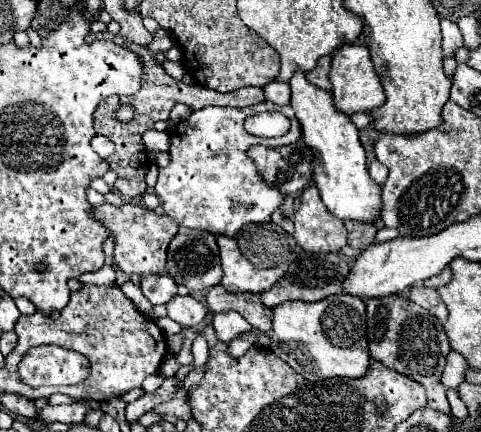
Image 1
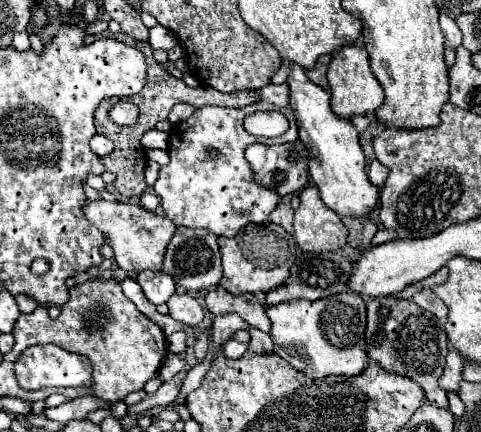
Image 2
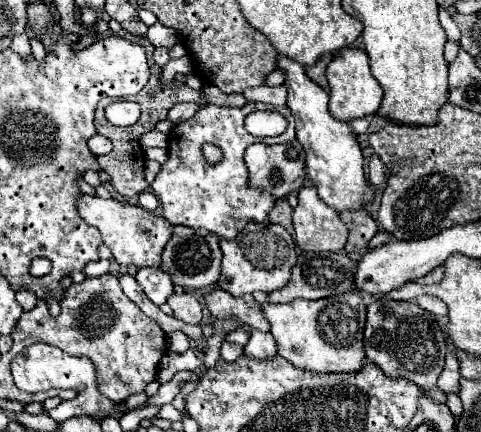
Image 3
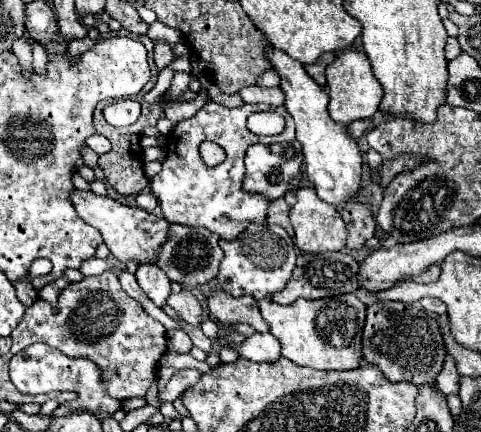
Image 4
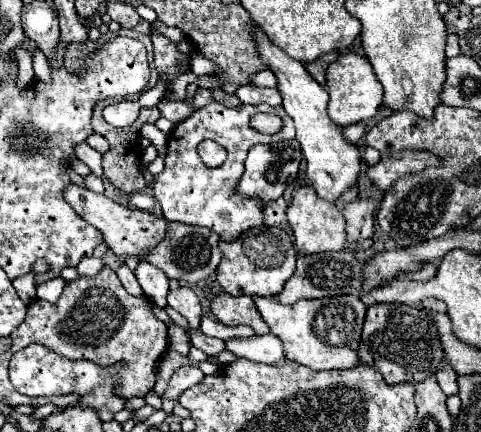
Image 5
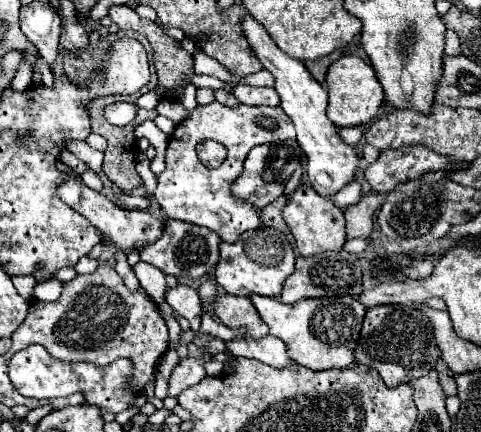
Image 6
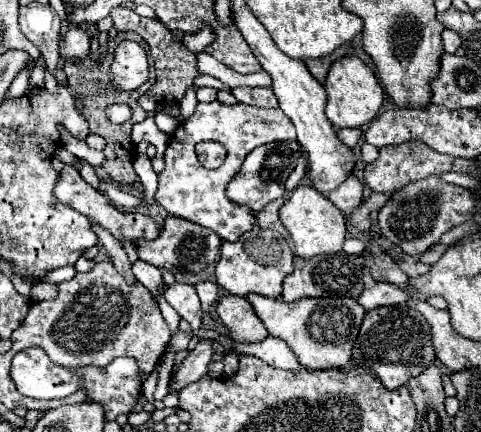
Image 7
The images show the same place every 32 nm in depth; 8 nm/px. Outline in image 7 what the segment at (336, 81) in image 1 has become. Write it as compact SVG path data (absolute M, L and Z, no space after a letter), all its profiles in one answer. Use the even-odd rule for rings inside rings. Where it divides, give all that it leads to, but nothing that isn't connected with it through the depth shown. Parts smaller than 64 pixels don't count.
M344 56L330 66L328 78L324 82L328 102L326 116L336 128L362 128L372 122L384 102L384 90L378 84L374 72L356 56Z

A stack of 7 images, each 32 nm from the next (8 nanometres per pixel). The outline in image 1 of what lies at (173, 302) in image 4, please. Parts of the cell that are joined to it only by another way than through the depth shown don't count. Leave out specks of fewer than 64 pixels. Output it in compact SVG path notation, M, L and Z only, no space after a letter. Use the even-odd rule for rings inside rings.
M190 294L188 296L174 296L166 304L166 308L168 308L168 316L186 328L198 326L206 316L206 308Z

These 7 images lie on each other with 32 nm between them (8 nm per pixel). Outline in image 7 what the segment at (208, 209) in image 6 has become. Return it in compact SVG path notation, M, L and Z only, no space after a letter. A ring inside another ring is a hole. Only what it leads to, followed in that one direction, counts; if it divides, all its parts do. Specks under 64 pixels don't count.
M218 100L202 104L198 102L194 114L182 122L174 130L174 140L166 148L164 164L166 168L160 174L160 184L156 192L156 202L168 210L168 214L186 218L194 224L214 230L222 240L236 242L244 232L248 232L256 224L256 216L248 212L248 208L240 208L226 198L226 184L238 172L240 164L258 146L266 146L272 142L296 140L296 130L292 120L280 112L280 108L258 108L248 104L222 104ZM204 140L220 142L228 154L224 164L218 170L206 170L194 152L194 146Z

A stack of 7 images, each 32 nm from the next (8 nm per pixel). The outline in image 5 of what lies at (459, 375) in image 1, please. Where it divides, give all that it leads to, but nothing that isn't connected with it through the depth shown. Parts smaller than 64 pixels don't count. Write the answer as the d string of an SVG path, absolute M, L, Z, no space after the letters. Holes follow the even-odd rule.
M444 364L438 372L436 372L436 378L438 378L438 384L440 388L444 390L446 396L450 394L458 394L458 384L456 384L456 372L452 372L452 366L450 364Z

